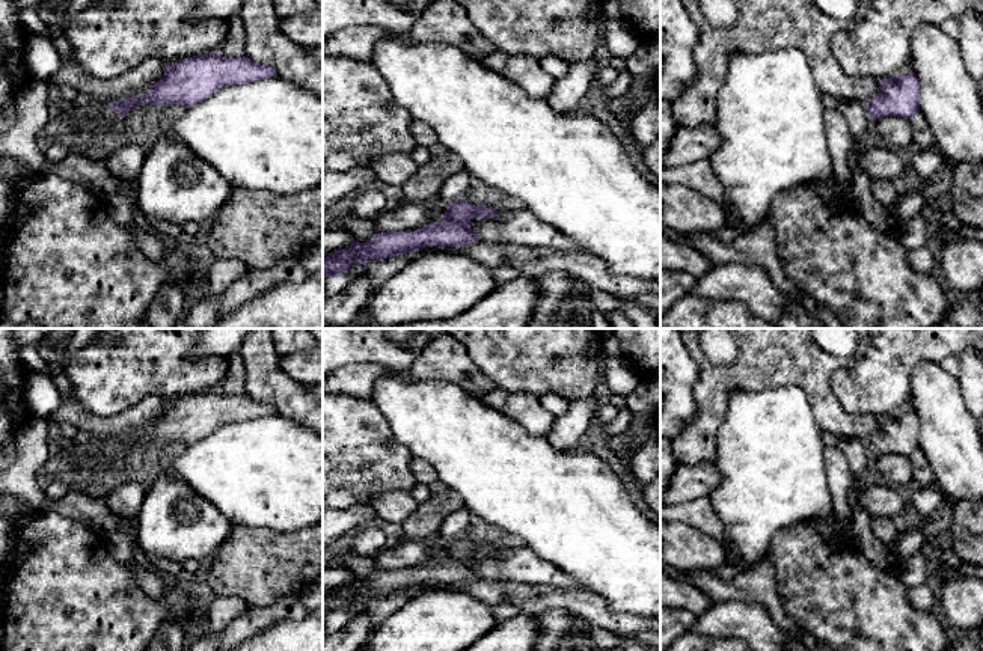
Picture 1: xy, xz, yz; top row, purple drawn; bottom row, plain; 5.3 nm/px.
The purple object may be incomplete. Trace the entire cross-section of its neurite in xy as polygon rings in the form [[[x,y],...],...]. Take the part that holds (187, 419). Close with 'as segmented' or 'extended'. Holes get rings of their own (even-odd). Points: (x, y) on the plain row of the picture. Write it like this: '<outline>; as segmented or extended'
[[[219,390],[199,392],[173,401],[166,401],[164,413],[149,426],[142,429],[139,434],[110,440],[107,445],[116,449],[119,455],[127,452],[130,448],[137,446],[140,440],[149,443],[181,443],[185,446],[207,437],[223,425],[259,419],[276,413],[277,410],[273,404],[258,402],[246,393],[228,396]]]; as segmented

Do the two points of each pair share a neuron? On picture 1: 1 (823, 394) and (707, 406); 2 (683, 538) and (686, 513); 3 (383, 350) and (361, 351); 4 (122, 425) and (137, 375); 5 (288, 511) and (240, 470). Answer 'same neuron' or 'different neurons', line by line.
1: same neuron
2: different neurons
3: same neuron
4: different neurons
5: same neuron

